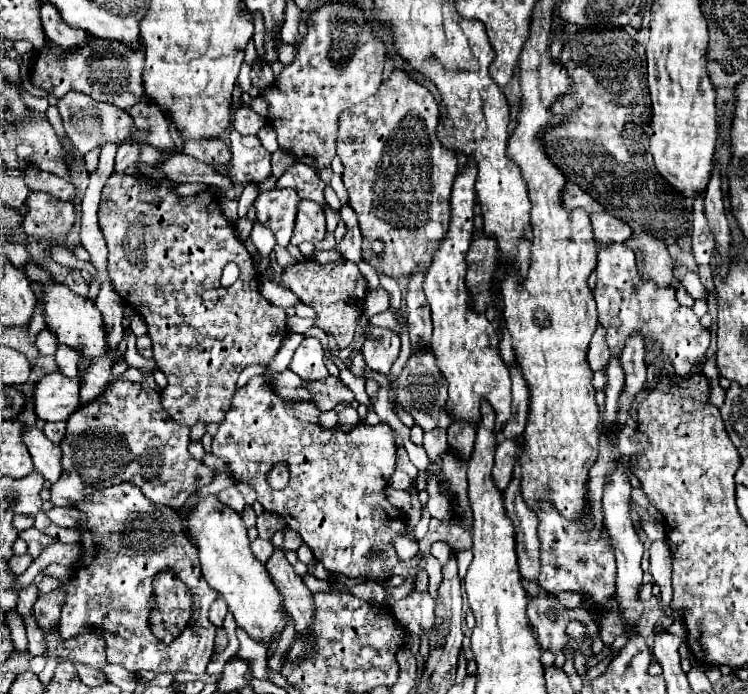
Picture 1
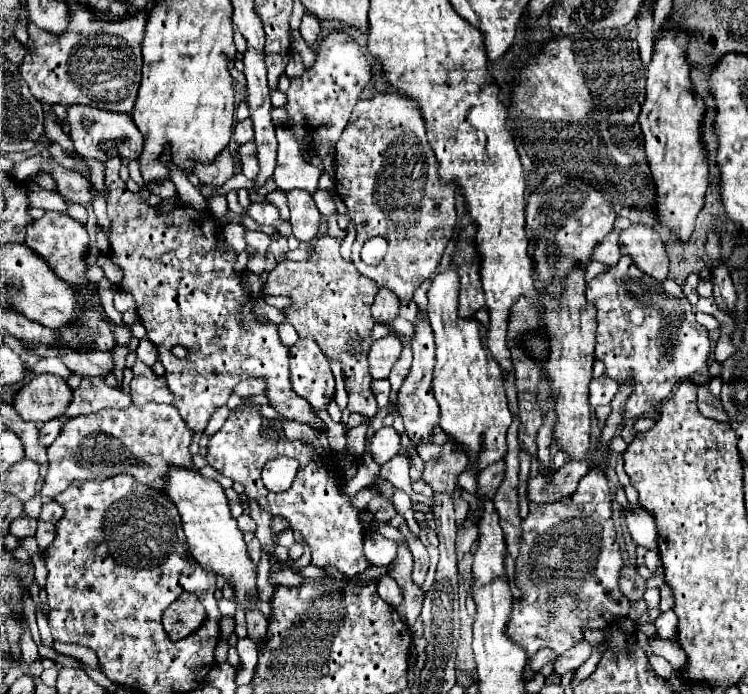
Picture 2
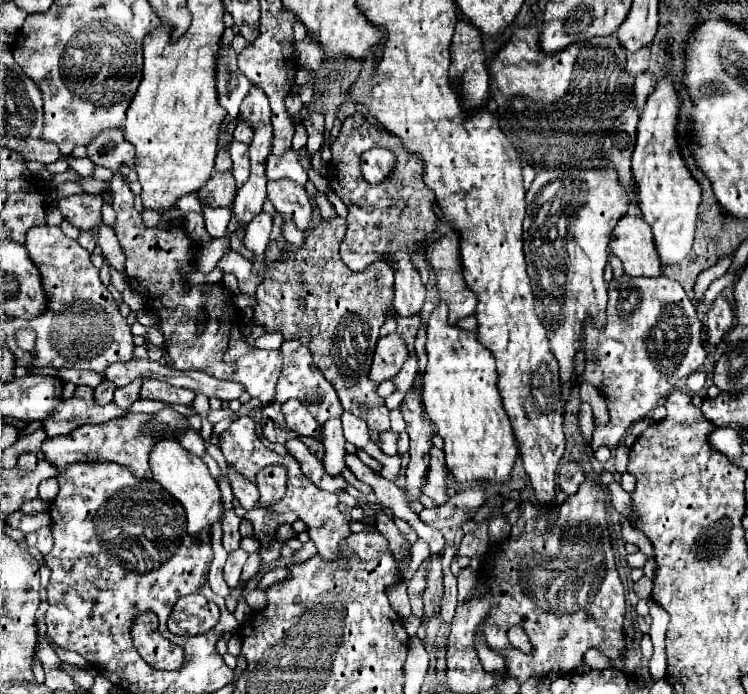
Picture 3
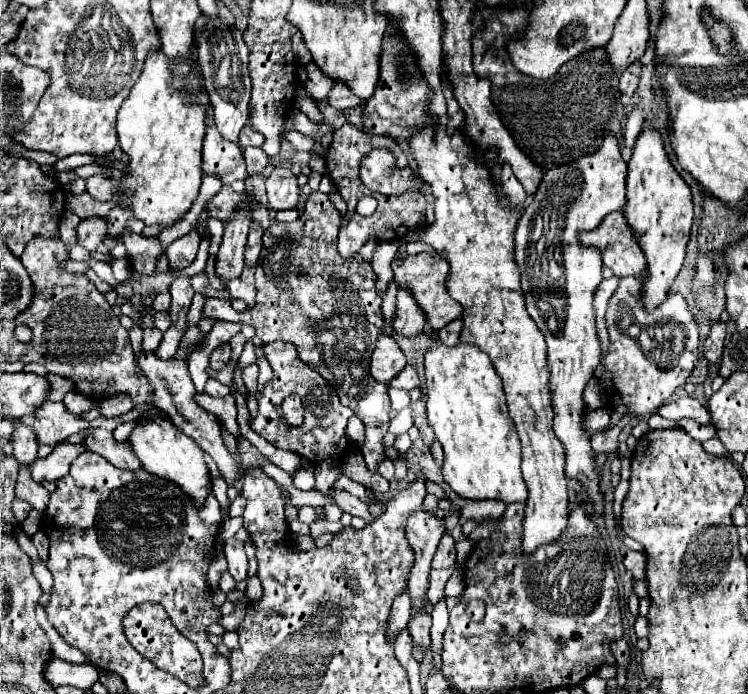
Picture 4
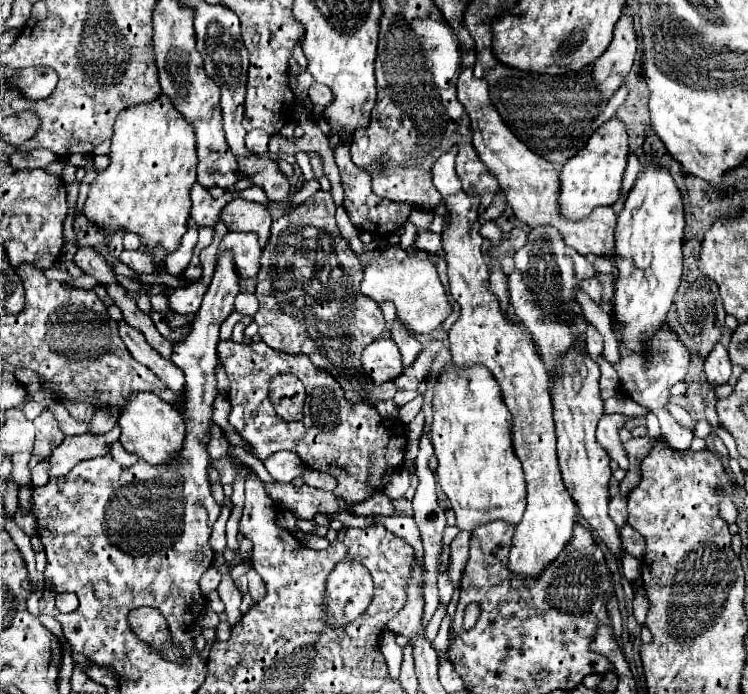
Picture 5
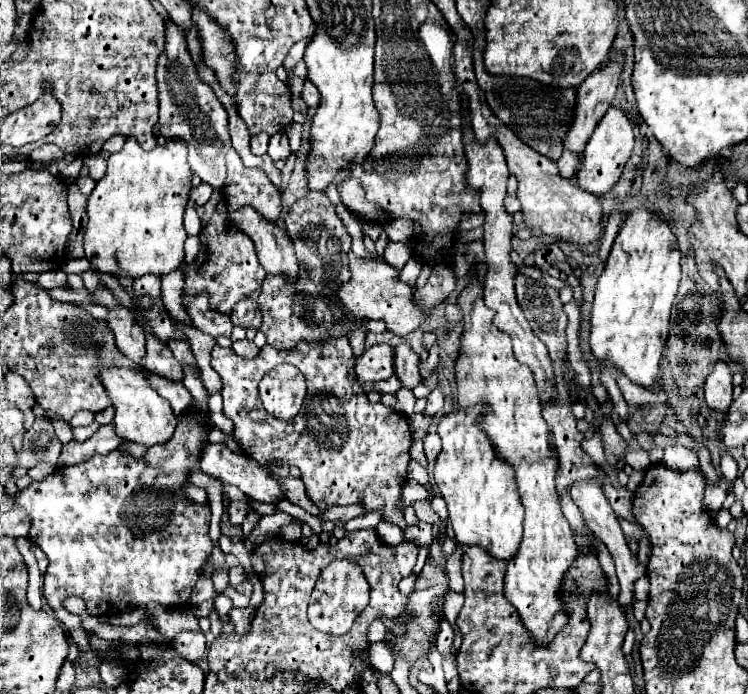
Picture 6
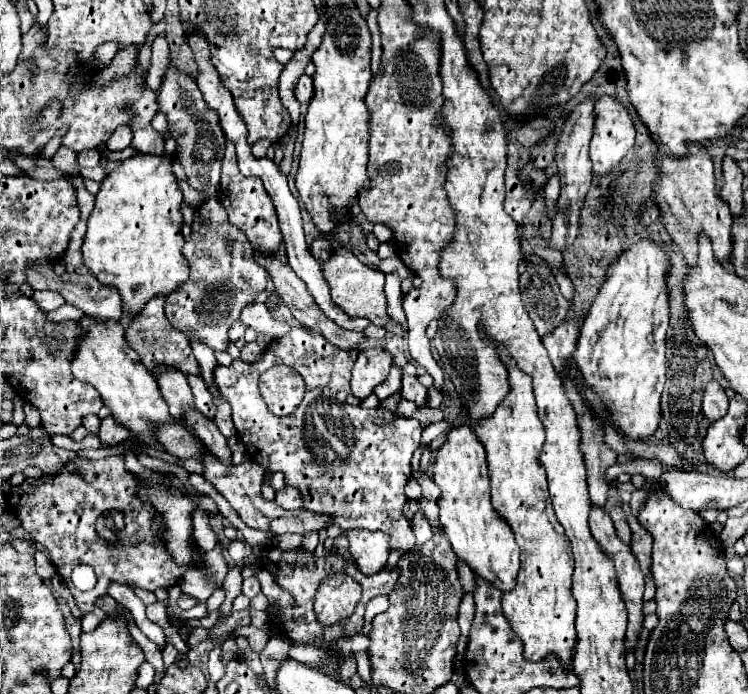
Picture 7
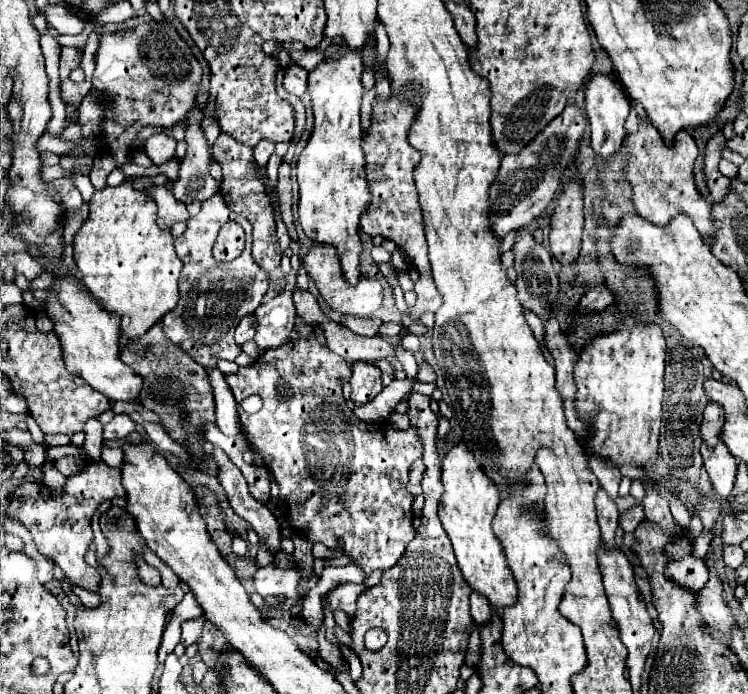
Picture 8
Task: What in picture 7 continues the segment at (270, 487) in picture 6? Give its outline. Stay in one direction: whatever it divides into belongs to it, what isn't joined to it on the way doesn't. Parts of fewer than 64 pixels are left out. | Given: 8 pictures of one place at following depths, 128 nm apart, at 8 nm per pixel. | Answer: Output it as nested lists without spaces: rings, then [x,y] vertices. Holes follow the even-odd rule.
[[[160,424],[156,430],[156,440],[172,456],[192,458],[192,460],[200,462],[200,456],[202,456],[200,442],[194,440],[180,424]]]

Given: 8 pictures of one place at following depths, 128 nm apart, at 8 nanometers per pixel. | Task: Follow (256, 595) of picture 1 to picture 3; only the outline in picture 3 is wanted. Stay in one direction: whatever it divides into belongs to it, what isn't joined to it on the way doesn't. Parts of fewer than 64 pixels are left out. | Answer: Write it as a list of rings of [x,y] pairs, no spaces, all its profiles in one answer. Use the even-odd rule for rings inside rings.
[[[164,438],[154,444],[154,448],[150,450],[150,470],[152,470],[152,478],[160,482],[162,488],[166,488],[170,494],[174,494],[184,506],[188,516],[188,532],[192,536],[210,528],[220,518],[222,502],[220,502],[220,488],[216,480],[210,476],[204,460],[188,452],[178,440]]]

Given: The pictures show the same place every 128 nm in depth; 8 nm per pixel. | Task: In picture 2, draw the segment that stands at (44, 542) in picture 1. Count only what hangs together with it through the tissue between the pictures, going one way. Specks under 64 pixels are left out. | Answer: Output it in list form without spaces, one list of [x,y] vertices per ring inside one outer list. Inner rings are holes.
[[[20,516],[20,518],[18,518],[18,520],[14,520],[14,524],[10,526],[10,532],[12,532],[16,538],[34,536],[34,532],[36,532],[36,524],[38,524],[38,520],[36,520],[36,518]]]

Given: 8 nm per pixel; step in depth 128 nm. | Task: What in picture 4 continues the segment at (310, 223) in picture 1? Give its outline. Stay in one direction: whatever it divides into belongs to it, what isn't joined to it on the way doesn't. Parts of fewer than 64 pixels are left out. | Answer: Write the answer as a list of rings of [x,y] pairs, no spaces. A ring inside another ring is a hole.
[[[274,168],[268,176],[268,200],[274,210],[296,208],[298,204],[298,184],[292,170]]]

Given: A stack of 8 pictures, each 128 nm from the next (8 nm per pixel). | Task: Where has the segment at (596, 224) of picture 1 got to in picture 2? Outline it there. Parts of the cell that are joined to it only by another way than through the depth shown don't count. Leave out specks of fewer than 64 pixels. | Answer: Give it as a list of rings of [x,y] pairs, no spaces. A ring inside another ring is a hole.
[[[614,230],[606,240],[604,244],[598,244],[598,250],[594,250],[594,260],[602,262],[602,264],[616,264],[620,260],[620,252],[618,252],[618,232],[620,230]]]

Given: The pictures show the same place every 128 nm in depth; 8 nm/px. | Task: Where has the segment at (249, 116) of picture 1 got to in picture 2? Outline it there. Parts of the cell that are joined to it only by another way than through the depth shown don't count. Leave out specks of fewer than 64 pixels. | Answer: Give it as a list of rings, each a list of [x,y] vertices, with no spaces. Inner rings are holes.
[[[242,120],[234,126],[234,142],[236,142],[236,150],[244,144],[250,142],[254,138],[254,130],[250,128],[250,120]]]

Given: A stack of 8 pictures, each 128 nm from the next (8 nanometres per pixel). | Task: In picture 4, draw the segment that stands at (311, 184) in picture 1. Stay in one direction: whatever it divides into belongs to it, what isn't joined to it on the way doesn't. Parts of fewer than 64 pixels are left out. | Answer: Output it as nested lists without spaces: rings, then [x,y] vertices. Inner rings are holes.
[[[242,148],[242,156],[246,162],[246,172],[248,176],[256,176],[262,172],[262,168],[266,168],[268,164],[268,156],[266,152],[252,152],[254,148]]]

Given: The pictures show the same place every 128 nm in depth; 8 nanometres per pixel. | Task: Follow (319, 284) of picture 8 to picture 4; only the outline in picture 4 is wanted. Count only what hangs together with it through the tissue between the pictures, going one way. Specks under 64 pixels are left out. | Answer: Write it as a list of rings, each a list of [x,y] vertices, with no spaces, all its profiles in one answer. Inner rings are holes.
[[[420,252],[416,256],[394,258],[392,260],[392,272],[394,272],[394,282],[398,284],[398,288],[406,288],[414,294],[414,298],[416,298],[420,310],[424,312],[426,320],[430,322],[432,330],[438,332],[448,322],[460,318],[462,306],[454,298],[450,298],[450,294],[446,294],[446,288],[444,288],[444,278],[448,276],[448,264],[438,254],[430,256],[426,252]]]

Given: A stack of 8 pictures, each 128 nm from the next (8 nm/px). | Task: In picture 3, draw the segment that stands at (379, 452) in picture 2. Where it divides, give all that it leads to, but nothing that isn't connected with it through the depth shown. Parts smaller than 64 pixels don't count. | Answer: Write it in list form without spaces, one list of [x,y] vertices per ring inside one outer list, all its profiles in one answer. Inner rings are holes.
[[[392,430],[382,432],[382,434],[380,434],[380,448],[382,448],[382,452],[388,454],[388,456],[398,454],[398,434],[392,432]]]

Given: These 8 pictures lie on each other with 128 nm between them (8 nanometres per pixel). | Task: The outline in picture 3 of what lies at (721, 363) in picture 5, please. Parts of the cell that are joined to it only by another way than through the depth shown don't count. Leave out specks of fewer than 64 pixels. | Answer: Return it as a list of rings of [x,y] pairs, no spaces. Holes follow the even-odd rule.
[[[720,294],[714,304],[712,304],[712,310],[706,314],[706,332],[708,332],[708,342],[712,346],[718,346],[724,338],[724,334],[730,330],[732,326],[732,308],[730,304],[726,302],[726,298]]]

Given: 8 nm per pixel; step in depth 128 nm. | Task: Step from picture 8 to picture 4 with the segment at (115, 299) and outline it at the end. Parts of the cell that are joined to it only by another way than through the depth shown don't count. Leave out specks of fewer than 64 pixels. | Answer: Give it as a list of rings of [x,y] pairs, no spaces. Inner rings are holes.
[[[162,52],[150,54],[116,118],[120,148],[128,156],[126,174],[118,180],[102,174],[88,178],[88,194],[102,202],[120,194],[118,206],[132,210],[134,218],[142,220],[146,226],[172,226],[182,220],[202,184],[202,136],[206,134],[204,120],[210,110],[210,102],[204,94],[200,96],[198,106],[184,100],[184,96],[178,96],[178,92],[170,88],[170,62],[166,56],[162,56]]]

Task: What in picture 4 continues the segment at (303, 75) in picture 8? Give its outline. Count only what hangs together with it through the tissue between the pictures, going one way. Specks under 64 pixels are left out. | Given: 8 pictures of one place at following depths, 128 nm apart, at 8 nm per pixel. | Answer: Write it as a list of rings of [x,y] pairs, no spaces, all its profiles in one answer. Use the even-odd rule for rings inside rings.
[[[334,84],[332,90],[330,90],[328,96],[326,96],[326,102],[328,102],[330,106],[338,108],[338,110],[348,110],[348,108],[360,104],[360,100],[358,100],[350,90],[346,90],[344,84]]]

